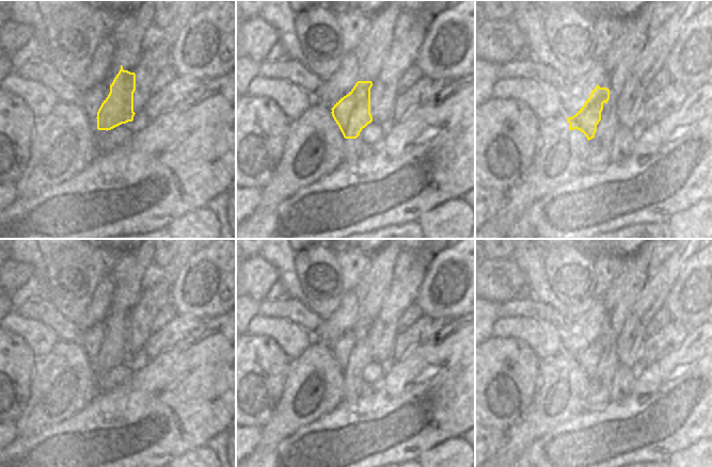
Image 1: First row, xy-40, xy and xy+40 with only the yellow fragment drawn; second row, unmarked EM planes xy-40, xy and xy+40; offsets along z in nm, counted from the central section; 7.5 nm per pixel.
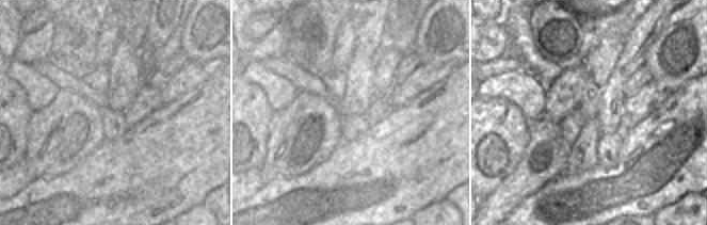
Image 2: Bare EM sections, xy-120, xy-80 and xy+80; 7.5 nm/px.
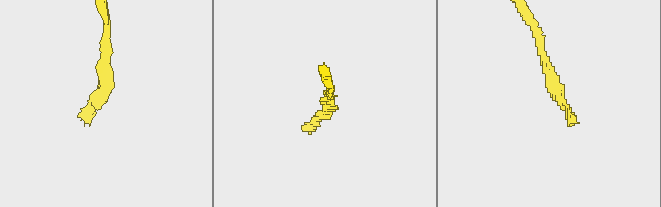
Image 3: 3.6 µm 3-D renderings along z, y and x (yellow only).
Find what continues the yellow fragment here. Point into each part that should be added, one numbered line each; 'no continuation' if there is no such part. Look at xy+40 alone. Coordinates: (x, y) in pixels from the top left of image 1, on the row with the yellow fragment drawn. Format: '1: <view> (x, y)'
1: xy+40 (596, 157).

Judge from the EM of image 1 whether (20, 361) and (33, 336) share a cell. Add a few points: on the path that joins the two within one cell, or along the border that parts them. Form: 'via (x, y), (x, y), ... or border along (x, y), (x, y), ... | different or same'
border along (11, 329), (18, 333), (38, 356) | different

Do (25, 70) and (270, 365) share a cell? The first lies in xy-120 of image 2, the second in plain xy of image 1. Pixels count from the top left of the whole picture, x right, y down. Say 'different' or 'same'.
different

